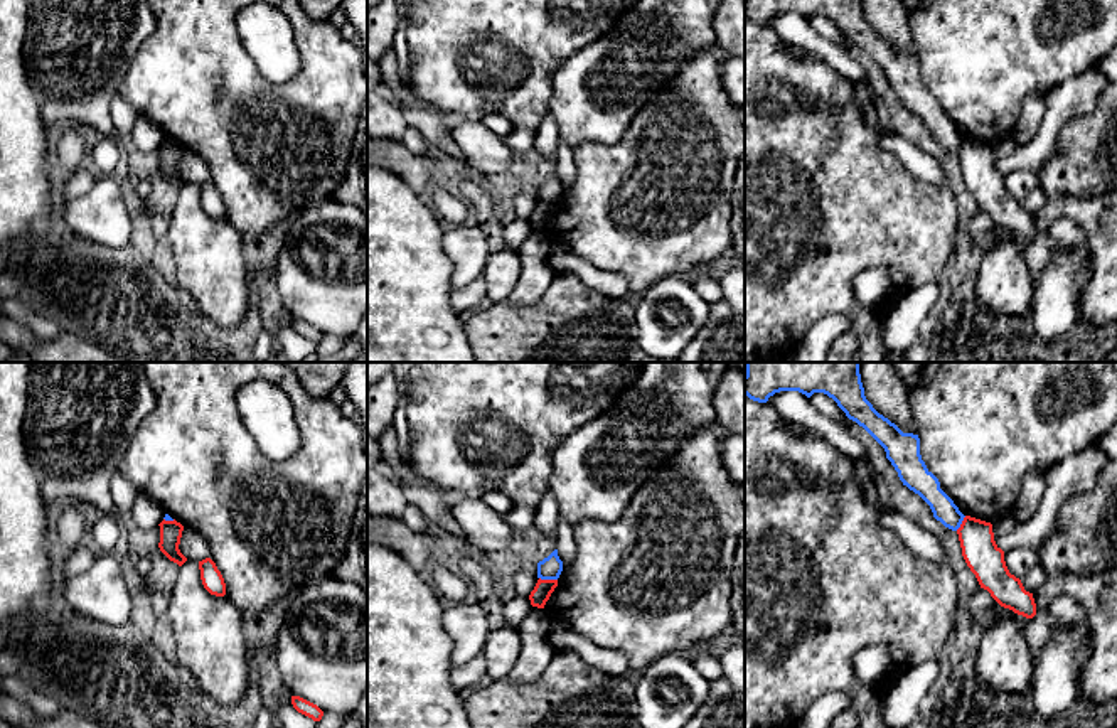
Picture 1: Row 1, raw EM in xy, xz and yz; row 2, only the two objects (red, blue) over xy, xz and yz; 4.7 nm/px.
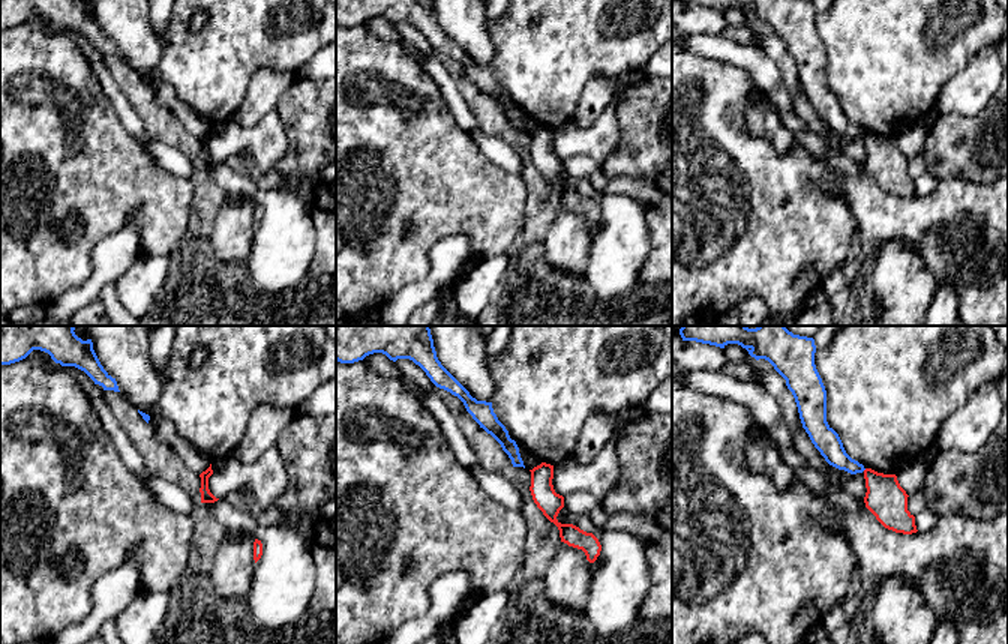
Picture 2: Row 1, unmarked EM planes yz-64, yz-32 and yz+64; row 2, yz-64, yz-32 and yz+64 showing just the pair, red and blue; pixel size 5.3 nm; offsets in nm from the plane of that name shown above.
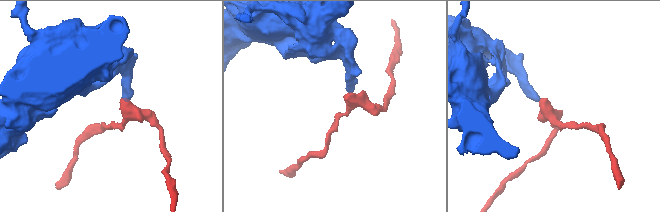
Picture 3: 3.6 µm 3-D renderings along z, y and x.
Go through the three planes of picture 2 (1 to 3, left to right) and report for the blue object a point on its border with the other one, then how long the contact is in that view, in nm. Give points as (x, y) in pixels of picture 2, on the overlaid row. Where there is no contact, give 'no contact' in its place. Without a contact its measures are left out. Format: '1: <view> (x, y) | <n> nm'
1: no contact
2: no contact
3: no contact

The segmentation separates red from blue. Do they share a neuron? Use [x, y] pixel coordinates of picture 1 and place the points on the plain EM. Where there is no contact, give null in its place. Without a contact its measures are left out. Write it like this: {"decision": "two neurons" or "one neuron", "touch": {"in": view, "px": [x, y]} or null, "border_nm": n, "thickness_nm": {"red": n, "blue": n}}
{"decision": "two neurons", "touch": {"in": "xz", "px": [548, 203]}, "border_nm": 90, "thickness_nm": {"red": 90, "blue": 110}}

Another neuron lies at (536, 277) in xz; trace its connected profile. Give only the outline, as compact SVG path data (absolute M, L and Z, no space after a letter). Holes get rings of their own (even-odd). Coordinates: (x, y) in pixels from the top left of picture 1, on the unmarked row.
M531 229L516 249L522 261L522 273L507 302L534 305L544 297L556 273L548 265L549 243L542 231Z

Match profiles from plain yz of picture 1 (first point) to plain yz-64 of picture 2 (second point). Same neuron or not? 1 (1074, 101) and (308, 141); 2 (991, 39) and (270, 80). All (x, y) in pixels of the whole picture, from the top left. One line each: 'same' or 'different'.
1: different
2: different

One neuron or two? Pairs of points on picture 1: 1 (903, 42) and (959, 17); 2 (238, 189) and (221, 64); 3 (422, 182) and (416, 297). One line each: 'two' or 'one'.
1: two
2: one
3: two

